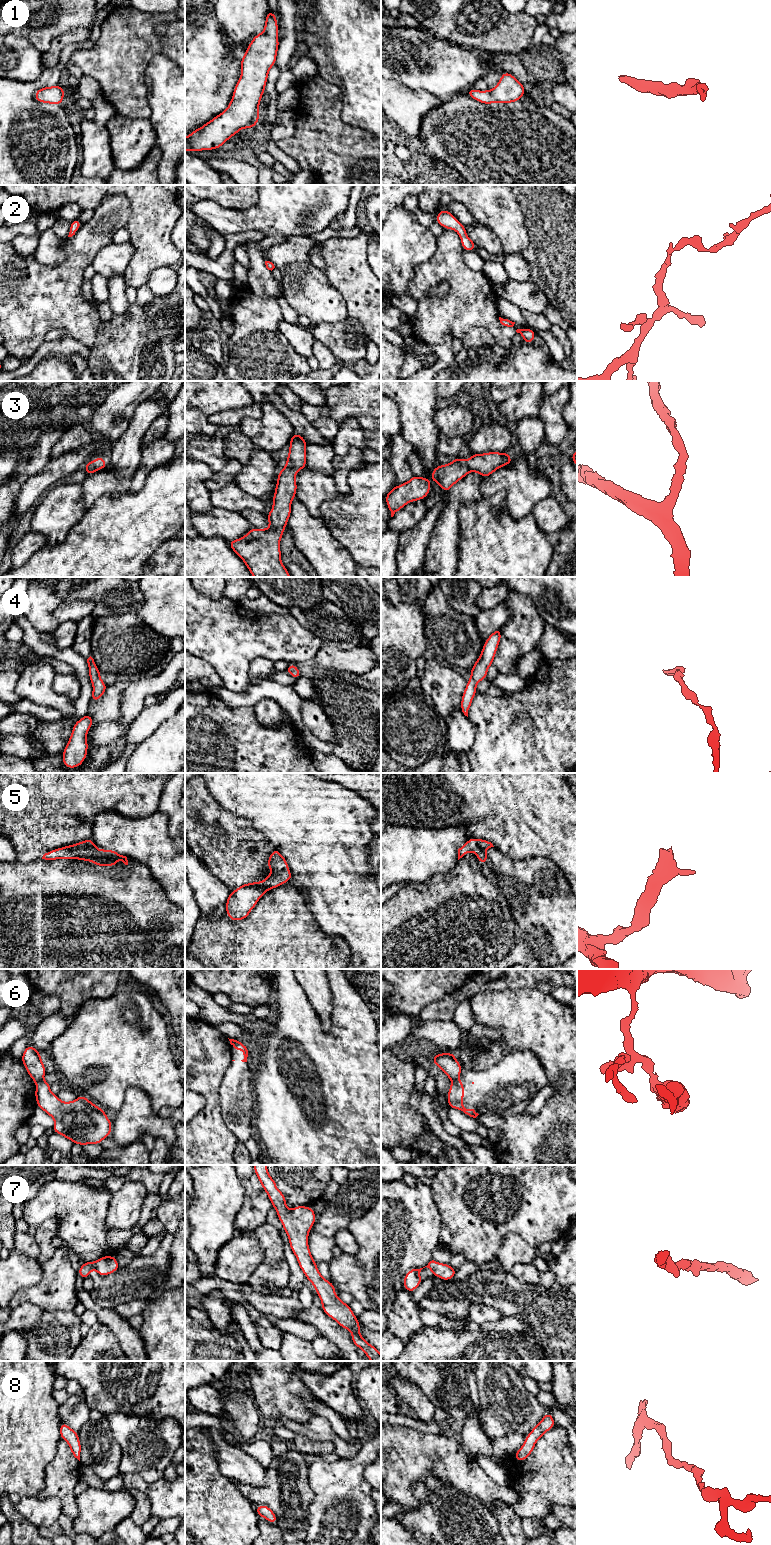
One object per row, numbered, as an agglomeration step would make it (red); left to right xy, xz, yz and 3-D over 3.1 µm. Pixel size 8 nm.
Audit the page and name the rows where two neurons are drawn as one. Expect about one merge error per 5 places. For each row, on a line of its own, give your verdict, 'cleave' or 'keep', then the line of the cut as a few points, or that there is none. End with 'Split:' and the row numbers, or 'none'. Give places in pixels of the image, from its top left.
1: keep; cut none
2: keep; cut none
3: keep; cut none
4: keep; cut none
5: keep; cut none
6: cleave; cut xy (41, 1079), (36, 1082)
7: keep; cut none
8: keep; cut none
Split: 6

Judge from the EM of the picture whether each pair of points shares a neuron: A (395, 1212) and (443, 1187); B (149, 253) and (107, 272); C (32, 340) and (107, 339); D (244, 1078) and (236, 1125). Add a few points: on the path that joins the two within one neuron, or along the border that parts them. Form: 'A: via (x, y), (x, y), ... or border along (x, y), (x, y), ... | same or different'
A: border along (430, 1186), (433, 1200), (440, 1214) | different
B: border along (130, 241), (133, 253), (123, 274) | different
C: border along (101, 321), (97, 327), (94, 344), (89, 349) | different
D: via (236, 1090), (236, 1113) | same

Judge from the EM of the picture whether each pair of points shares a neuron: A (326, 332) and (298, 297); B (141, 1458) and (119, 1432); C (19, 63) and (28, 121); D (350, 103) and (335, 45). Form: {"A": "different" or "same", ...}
{"A": "different", "B": "same", "C": "different", "D": "same"}

